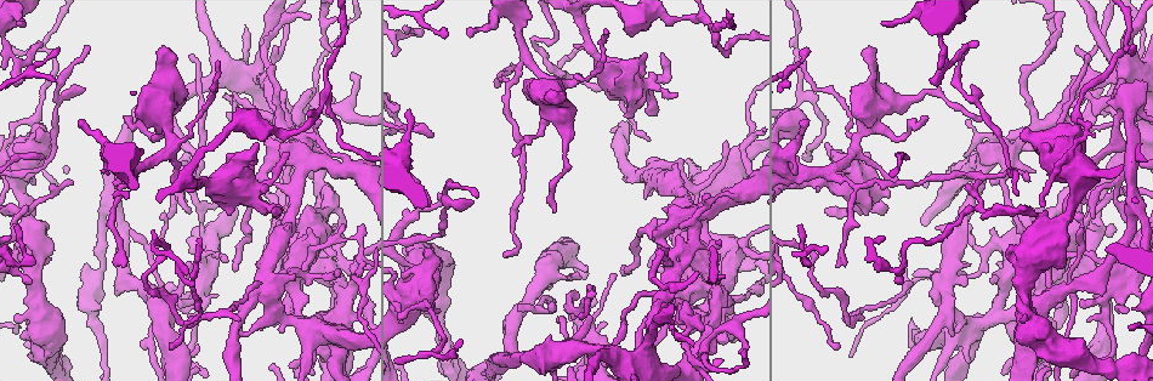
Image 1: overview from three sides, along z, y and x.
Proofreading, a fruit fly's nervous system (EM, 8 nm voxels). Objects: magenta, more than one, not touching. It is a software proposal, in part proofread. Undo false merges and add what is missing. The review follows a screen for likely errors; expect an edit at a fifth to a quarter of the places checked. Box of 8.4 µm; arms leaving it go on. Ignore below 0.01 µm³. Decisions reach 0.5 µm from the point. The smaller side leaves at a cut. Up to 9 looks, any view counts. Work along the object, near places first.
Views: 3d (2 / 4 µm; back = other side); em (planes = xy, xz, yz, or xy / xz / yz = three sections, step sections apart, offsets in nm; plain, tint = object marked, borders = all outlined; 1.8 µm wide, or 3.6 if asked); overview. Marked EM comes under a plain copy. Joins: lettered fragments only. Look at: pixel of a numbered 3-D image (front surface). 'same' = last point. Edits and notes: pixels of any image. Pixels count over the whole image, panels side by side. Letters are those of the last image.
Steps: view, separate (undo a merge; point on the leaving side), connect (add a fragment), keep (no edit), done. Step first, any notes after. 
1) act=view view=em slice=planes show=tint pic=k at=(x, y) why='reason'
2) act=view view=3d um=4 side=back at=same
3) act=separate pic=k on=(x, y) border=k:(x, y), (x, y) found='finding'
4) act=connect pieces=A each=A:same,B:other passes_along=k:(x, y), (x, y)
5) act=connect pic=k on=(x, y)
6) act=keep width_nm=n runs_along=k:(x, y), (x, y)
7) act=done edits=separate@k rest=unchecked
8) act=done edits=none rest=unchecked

act=view view=em slice=planes show=borders pic=1 at=(471, 37) why='branch stops here'

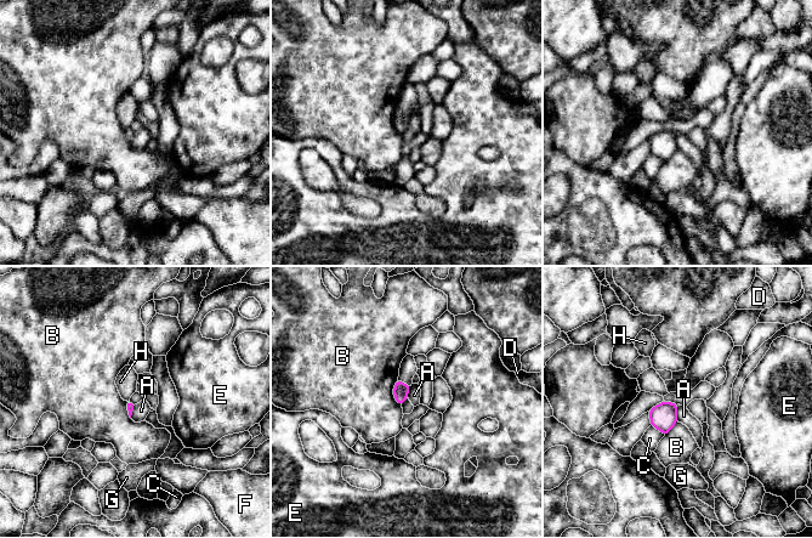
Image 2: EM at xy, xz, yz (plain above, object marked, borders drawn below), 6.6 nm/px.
act=keep each=A:other,B:other,C:other,D:other,E:other,F:other,G:other,H:other border=2:(677, 405), (676, 420) found='no lettered fragment goes on from it'

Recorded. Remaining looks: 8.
act=view view=3d um=4 side=back pic=1 at=(38, 121) why='calibre changes'

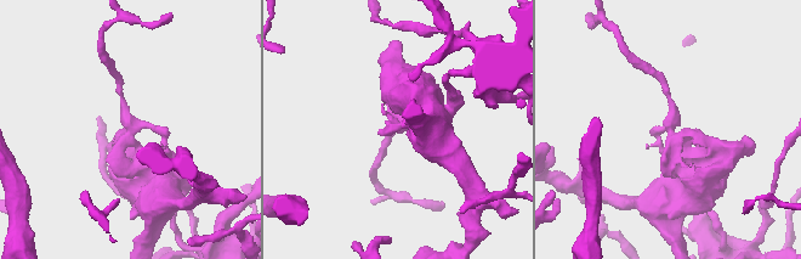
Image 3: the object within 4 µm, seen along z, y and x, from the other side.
act=view view=em slice=xy step=8 show=borders pic=3 at=(669, 121)

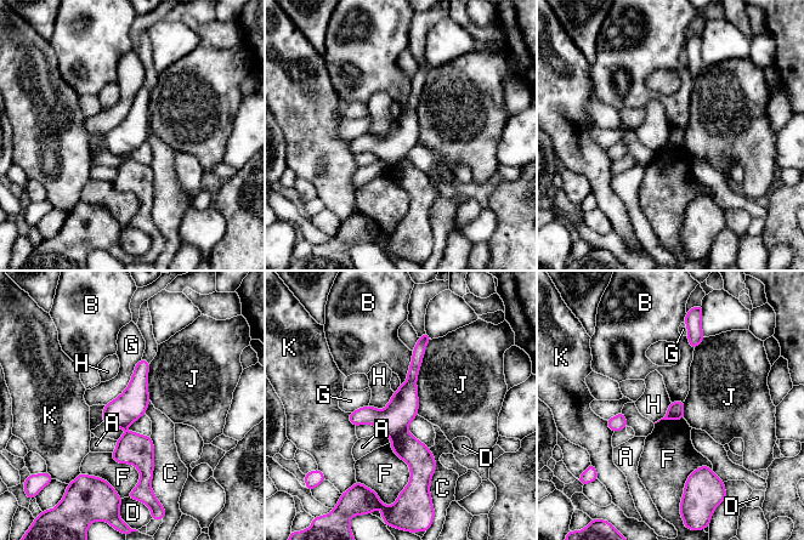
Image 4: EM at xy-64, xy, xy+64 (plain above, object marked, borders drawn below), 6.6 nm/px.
act=view view=em slice=planes show=borders at=same why='cut it another way'

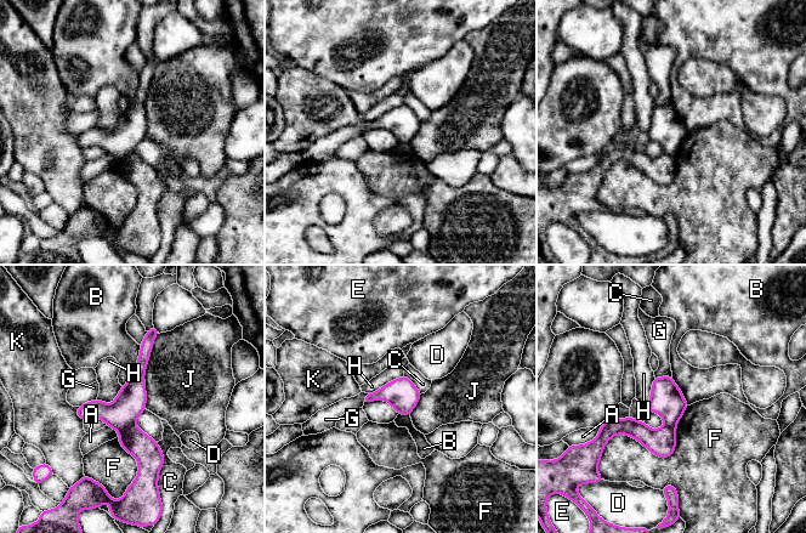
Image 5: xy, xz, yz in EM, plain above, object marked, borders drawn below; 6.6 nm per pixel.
act=separate pic=5 on=(129, 404) longest_contact=F:650nm each=A:other,B:other,C:other,D:other,E:other,F:other,G:other,H:other,J:other,K:other border=5:(134, 424), (119, 432) found='a second neuron is stuck on'

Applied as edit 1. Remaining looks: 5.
act=view view=overview

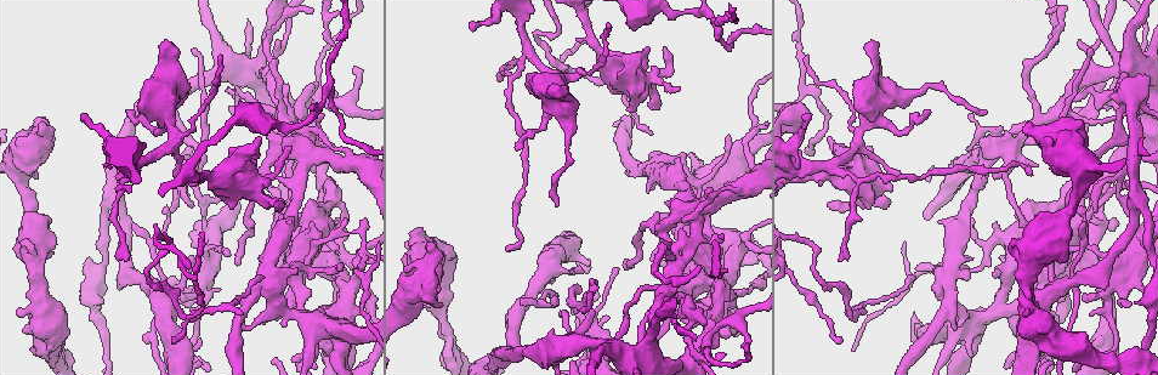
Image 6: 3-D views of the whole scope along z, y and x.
act=view view=em slice=yz step=16 show=tint pic=6 at=(679, 258) why='four arms meet'

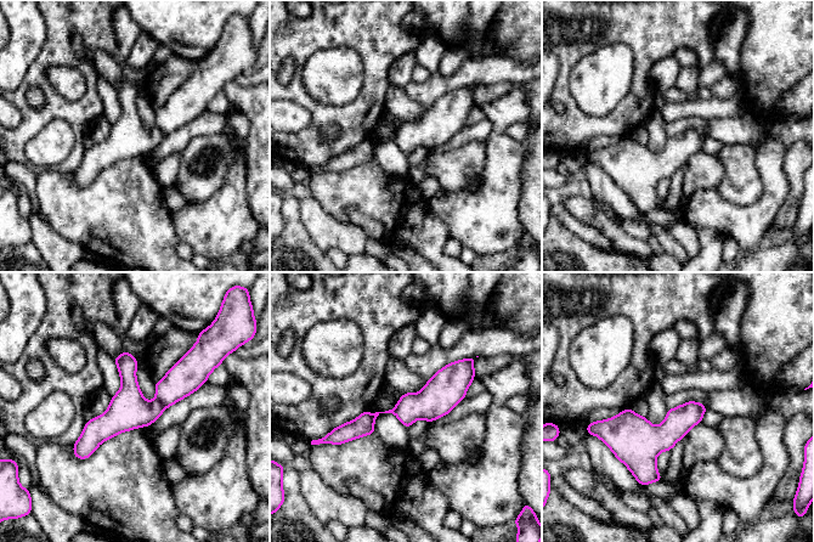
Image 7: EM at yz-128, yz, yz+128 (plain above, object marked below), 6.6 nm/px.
act=view view=em slice=planes show=borders at=same

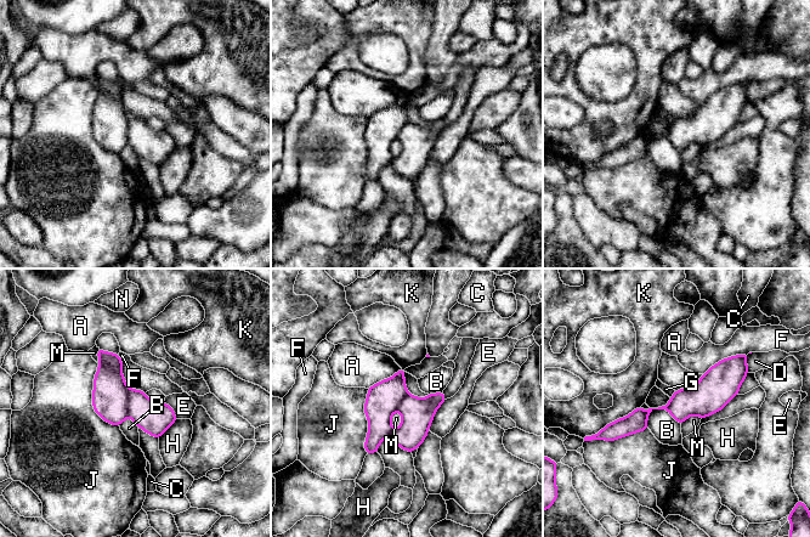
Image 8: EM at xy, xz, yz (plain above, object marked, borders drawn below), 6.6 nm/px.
act=separate pic=8 on=(109, 399) each=A:other,B:other,C:other,D:other,E:other,F:other,G:other,H:other,J:other,K:other,M:other,N:other border=8:(129, 389), (126, 416) found='two neurons meet here'

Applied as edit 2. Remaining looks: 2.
act=view view=3d um=4 side=back pic=6 at=(846, 314) why='an open end'

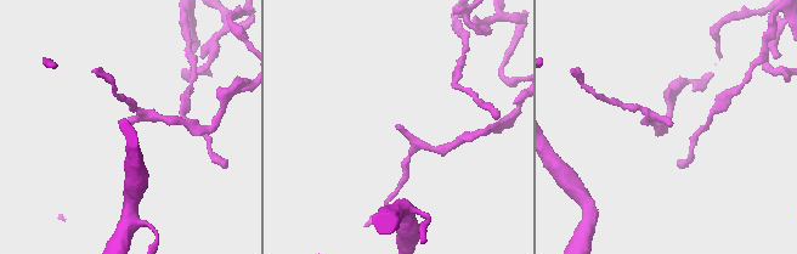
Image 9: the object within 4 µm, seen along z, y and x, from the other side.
act=view view=em slice=planes show=borders pic=9 at=(670, 125) why='need the tissue'

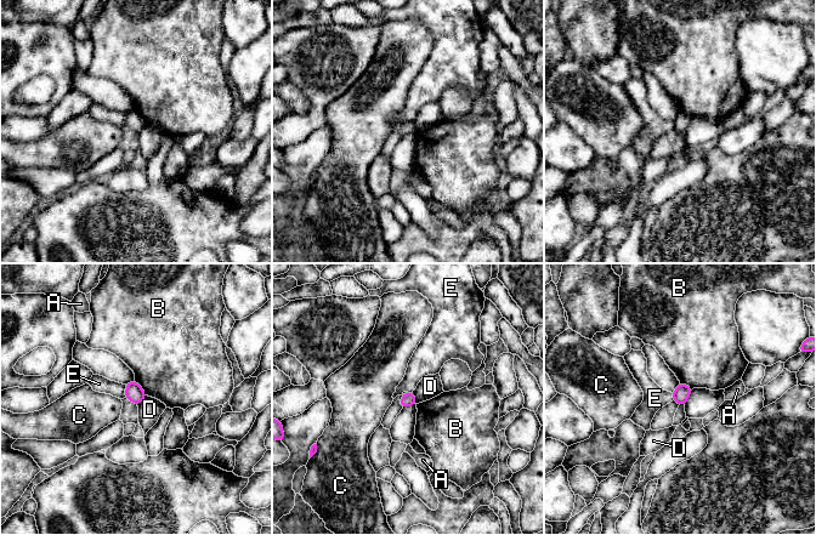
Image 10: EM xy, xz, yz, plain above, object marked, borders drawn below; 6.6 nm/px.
act=keep each=A:other,B:other,C:other,D:other,E:other border=10:(412, 392), (417, 403) found='no lettered fragment goes on from it'

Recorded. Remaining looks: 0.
act=done edits=separate@5,separate@8 rest=unchecked

